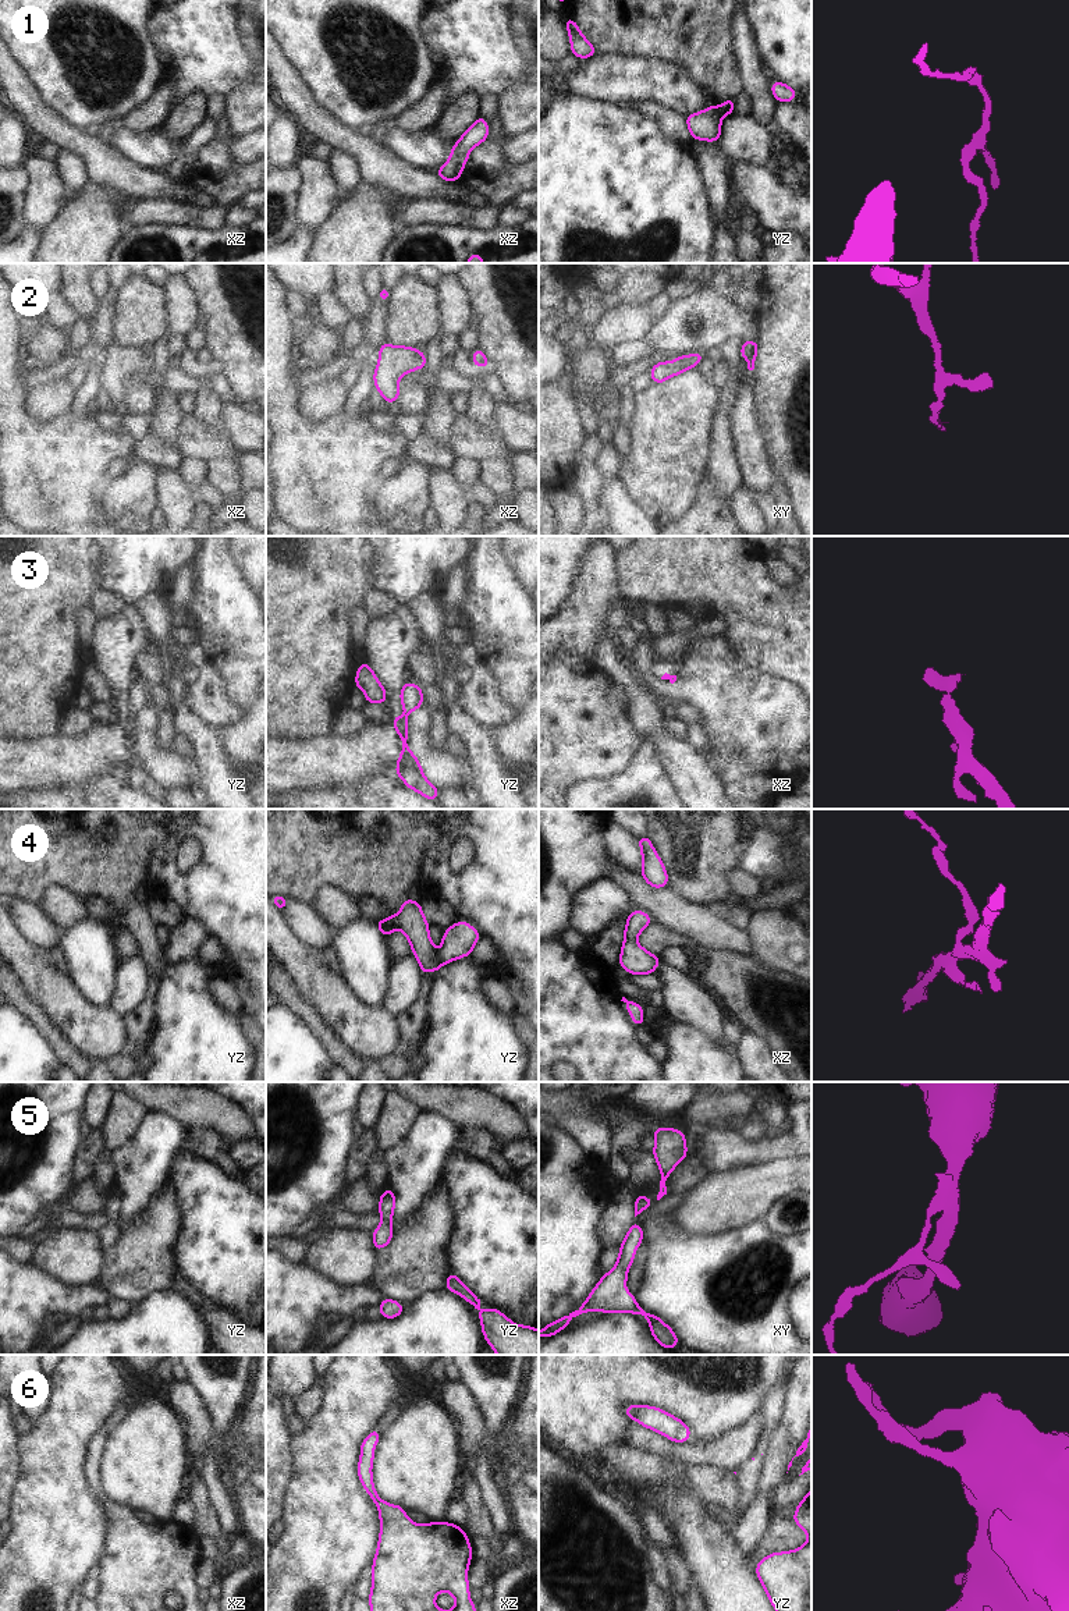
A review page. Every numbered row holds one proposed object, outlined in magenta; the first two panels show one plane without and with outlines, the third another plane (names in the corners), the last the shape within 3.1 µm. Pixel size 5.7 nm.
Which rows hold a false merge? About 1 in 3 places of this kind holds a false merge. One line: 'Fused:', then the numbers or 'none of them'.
Fused: 1, 3

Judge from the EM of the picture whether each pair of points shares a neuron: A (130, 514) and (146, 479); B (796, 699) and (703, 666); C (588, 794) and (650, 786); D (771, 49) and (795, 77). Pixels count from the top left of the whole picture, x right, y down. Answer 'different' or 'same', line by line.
A: same
B: same
C: same
D: same

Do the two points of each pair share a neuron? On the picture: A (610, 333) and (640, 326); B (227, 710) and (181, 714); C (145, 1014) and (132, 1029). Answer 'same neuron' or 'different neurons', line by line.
A: same neuron
B: different neurons
C: same neuron

